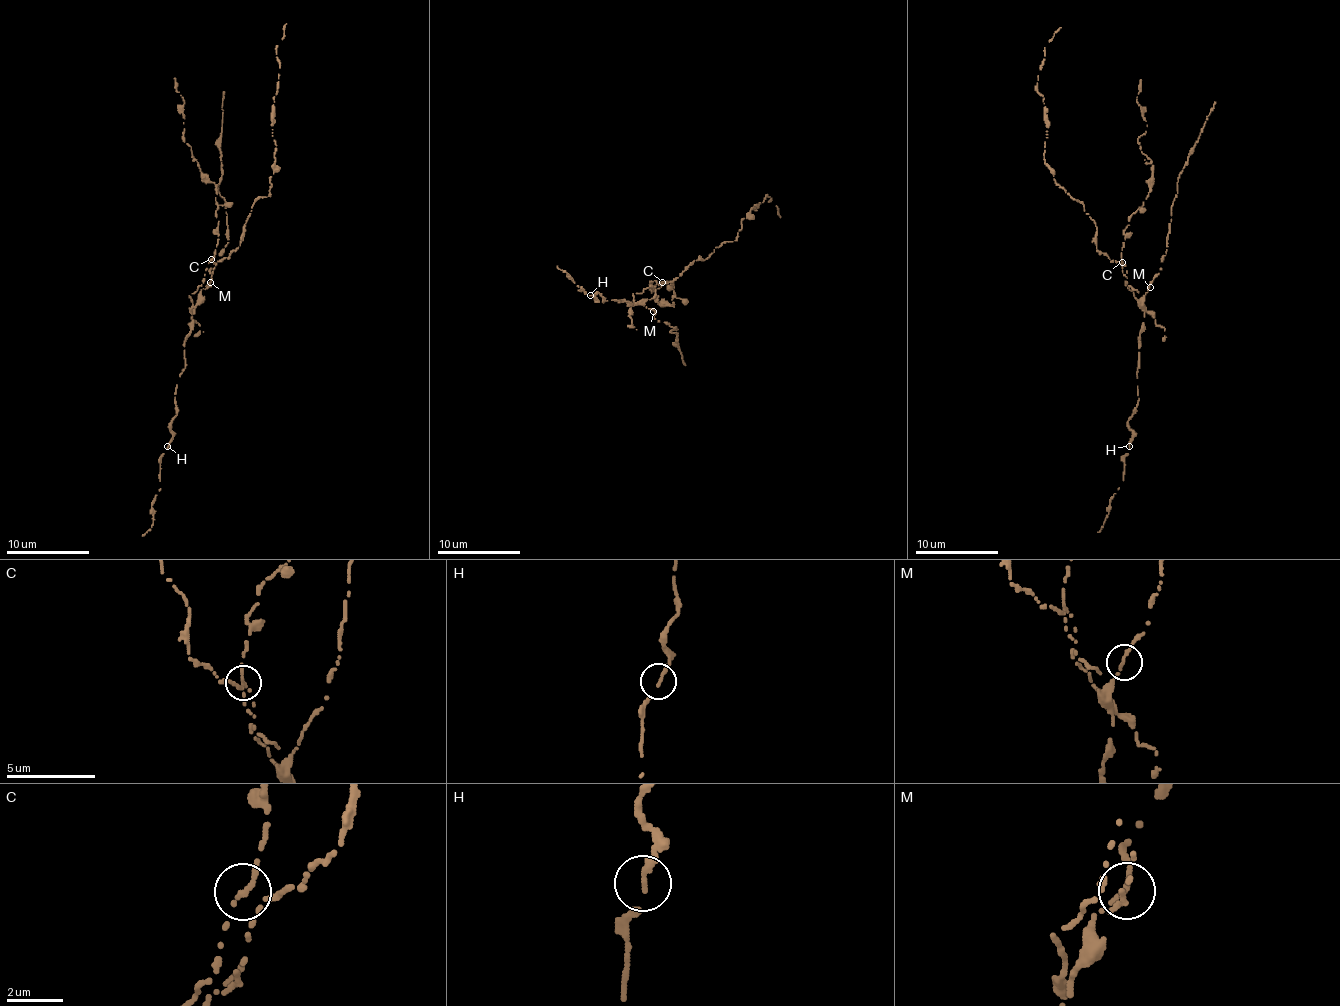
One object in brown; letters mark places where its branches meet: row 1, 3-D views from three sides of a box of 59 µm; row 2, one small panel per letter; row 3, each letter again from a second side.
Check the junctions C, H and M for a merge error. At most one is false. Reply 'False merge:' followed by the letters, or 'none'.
False merge: C

